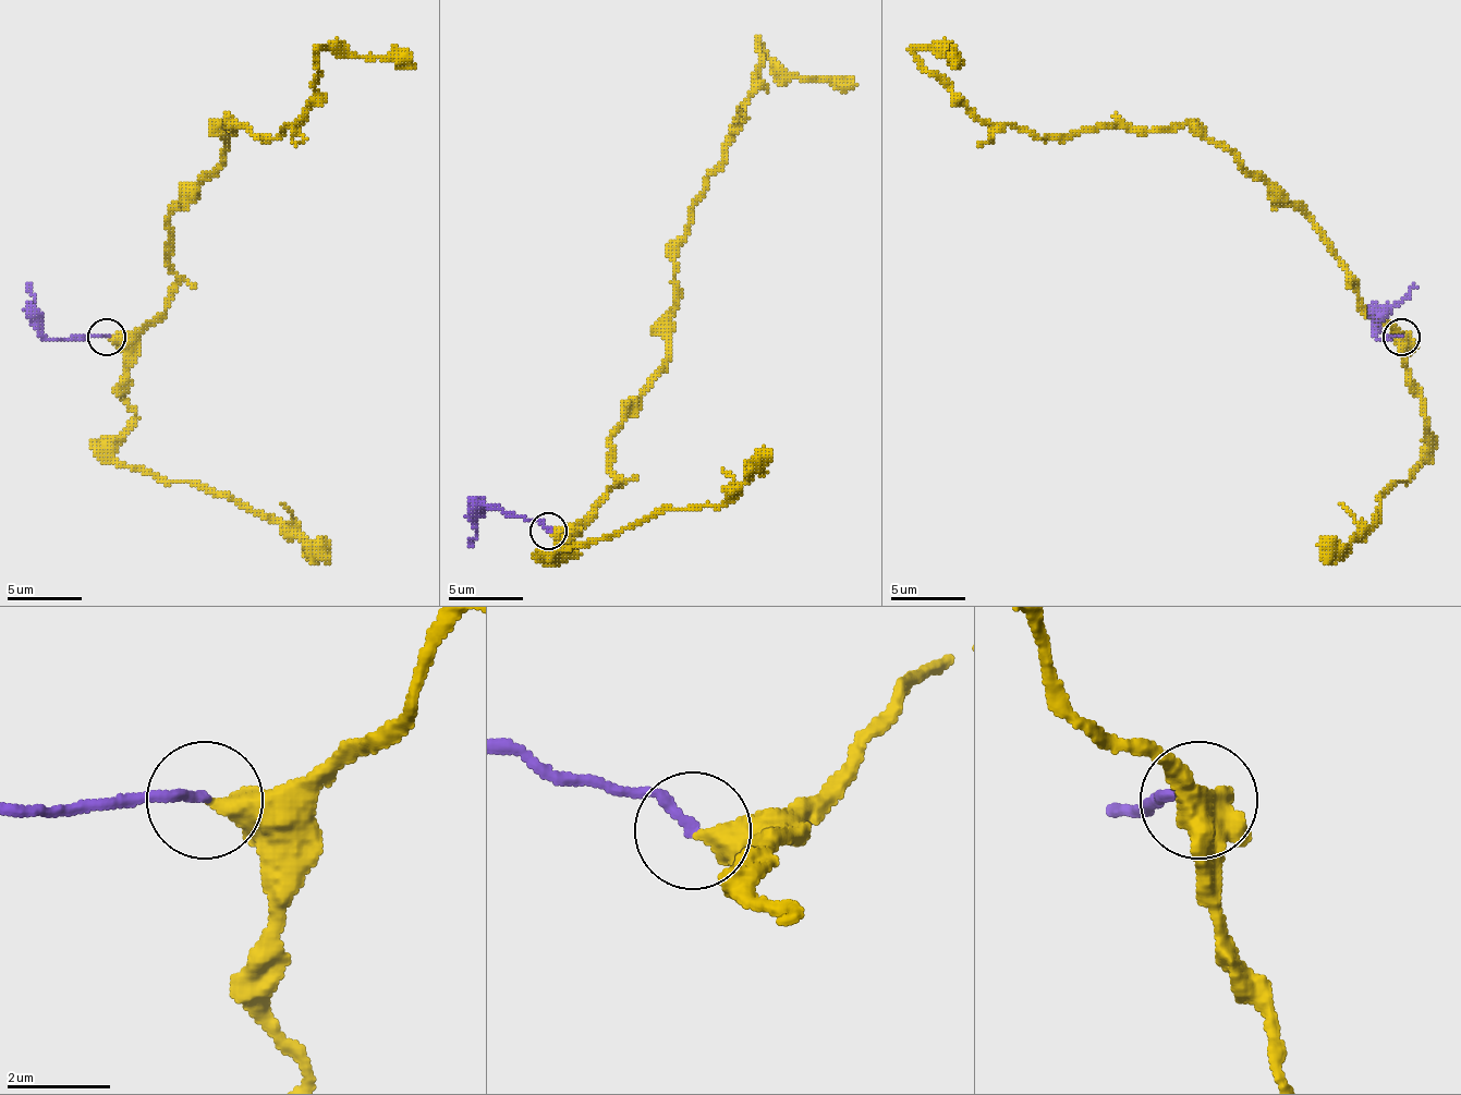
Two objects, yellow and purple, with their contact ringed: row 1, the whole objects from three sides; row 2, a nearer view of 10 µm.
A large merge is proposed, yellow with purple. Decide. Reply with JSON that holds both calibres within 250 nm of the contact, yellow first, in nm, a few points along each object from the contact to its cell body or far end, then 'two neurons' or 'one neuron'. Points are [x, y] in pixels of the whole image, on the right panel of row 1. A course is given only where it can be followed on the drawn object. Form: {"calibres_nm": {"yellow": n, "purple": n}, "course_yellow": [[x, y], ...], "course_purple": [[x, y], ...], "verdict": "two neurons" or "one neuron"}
{"calibres_nm": {"yellow": 480, "purple": 200}, "course_yellow": [[1402, 336], [1365, 309], [1305, 217], [1186, 123], [1037, 138], [985, 123], [914, 52], [937, 49], [956, 68]], "course_purple": [[1402, 336], [1387, 340], [1376, 336], [1376, 325], [1413, 283]], "verdict": "one neuron"}

